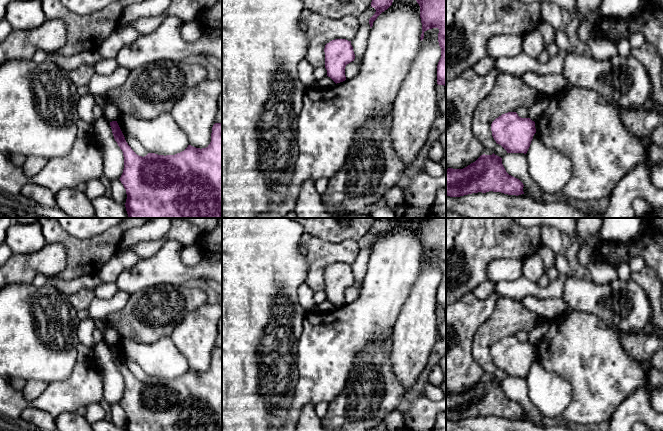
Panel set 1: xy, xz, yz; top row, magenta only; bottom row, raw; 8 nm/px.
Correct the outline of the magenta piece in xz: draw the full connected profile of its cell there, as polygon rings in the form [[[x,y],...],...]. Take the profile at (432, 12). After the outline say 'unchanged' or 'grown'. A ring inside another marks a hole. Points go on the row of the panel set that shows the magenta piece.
[[[416,0],[420,6],[422,23],[421,41],[424,32],[438,28],[438,42],[441,48],[441,58],[437,65],[437,84],[446,86],[446,0]]]; unchanged

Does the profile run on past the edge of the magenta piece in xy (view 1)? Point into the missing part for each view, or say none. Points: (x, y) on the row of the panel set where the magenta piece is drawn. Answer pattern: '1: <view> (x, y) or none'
1: none

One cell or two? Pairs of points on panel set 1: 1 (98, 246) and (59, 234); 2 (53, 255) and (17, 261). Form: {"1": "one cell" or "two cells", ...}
{"1": "one cell", "2": "one cell"}

